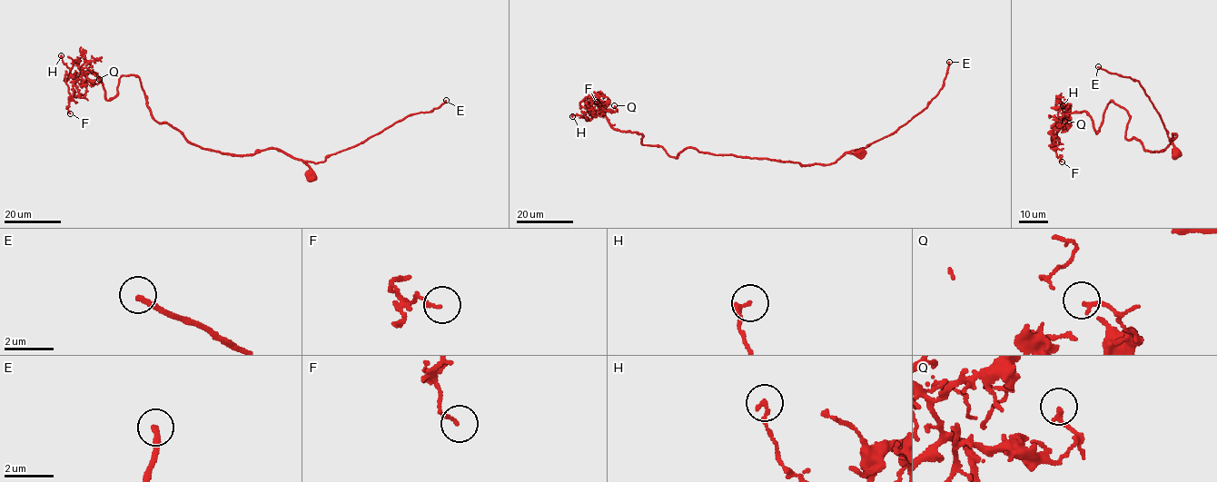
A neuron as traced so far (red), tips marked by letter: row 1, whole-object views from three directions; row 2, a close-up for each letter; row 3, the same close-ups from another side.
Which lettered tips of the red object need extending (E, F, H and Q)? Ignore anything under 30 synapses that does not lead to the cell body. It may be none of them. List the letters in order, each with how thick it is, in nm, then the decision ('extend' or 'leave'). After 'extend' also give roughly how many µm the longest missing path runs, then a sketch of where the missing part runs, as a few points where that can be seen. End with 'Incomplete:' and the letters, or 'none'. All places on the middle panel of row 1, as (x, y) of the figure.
E: 200 nm | extend | 70 µm | (949, 62), (948, 52), (943, 48), (923, 36), (913, 41), (914, 39), (915, 42), (911, 38), (934, 2)
F: 120 nm | leave
H: 180 nm | leave
Q: 170 nm | leave
Incomplete: E

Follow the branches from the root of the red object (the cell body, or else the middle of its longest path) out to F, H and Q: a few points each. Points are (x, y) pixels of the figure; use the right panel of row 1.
F: (1176, 152), (1174, 133), (1159, 152), (1126, 139), (1111, 101), (1096, 133), (1083, 111), (1055, 125), (1062, 162)
H: (1176, 152), (1174, 133), (1159, 152), (1126, 139), (1113, 101), (1096, 133), (1063, 105)
Q: (1176, 152), (1174, 133), (1159, 152), (1126, 139), (1129, 113), (1113, 101), (1096, 133), (1083, 111), (1064, 121)

